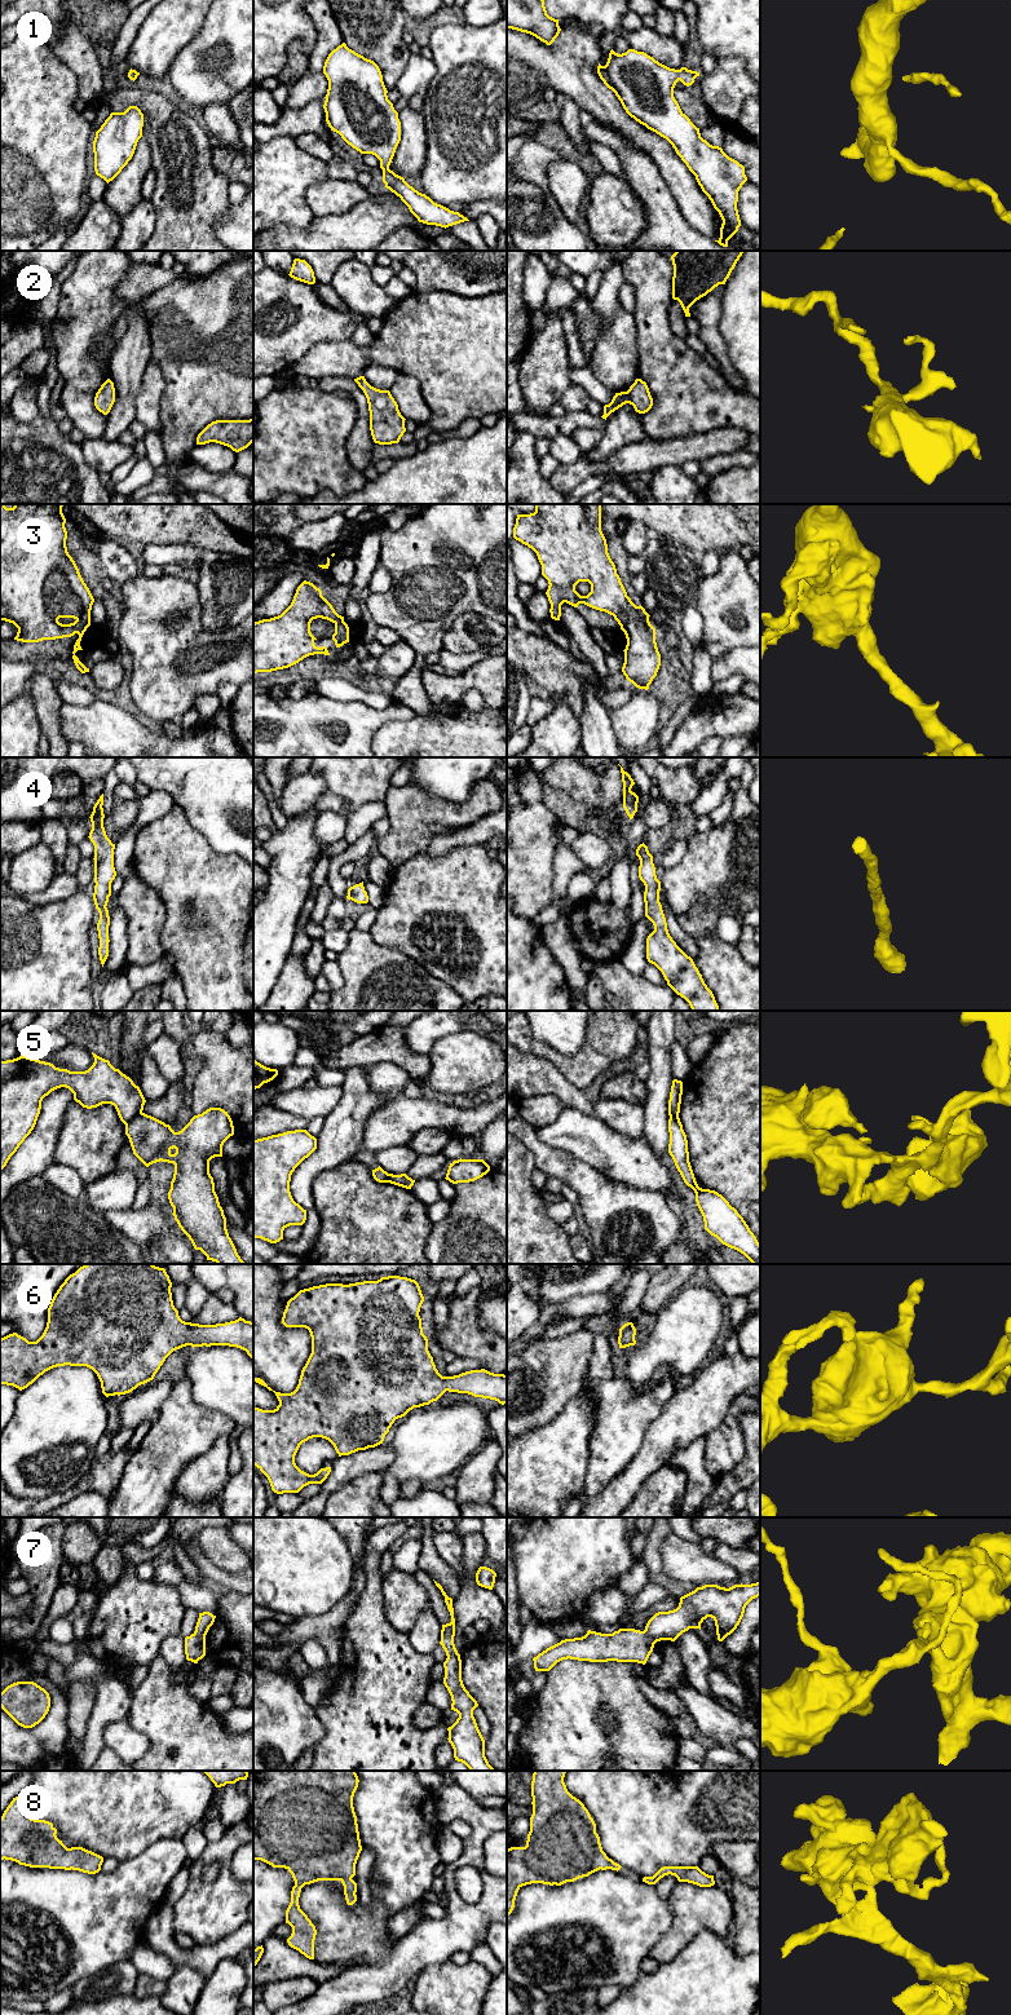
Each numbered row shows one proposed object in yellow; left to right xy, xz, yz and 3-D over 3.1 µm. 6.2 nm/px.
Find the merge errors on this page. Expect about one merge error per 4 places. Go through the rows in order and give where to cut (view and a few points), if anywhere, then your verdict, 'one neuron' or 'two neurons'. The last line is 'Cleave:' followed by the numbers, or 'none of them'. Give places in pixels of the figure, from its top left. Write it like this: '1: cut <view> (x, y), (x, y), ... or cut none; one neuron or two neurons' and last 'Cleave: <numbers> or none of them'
1: cut none; one neuron
2: cut none; one neuron
3: cut none; one neuron
4: cut none; one neuron
5: cut xy (141, 1112), (126, 1125); two neurons
6: cut none; one neuron
7: cut yz (643, 1631), (654, 1643); two neurons
8: cut none; one neuron
Cleave: 5, 7

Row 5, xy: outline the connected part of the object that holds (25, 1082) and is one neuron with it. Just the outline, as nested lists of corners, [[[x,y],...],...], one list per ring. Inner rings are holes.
[[[93,1052],[92,1055],[94,1062],[85,1071],[59,1069],[50,1062],[22,1055],[13,1060],[0,1061],[0,1171],[34,1130],[43,1099],[57,1088],[69,1088],[74,1093],[74,1100],[87,1109],[102,1104],[114,1105],[124,1124],[142,1113],[146,1100],[140,1087],[119,1069],[115,1069],[109,1060]]]

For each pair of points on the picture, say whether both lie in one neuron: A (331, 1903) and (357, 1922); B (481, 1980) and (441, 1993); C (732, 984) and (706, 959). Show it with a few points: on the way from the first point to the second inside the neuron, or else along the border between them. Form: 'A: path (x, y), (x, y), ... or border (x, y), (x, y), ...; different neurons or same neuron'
A: path (338, 1909), (351, 1922); same neuron
B: path (471, 1982), (459, 1991), (451, 1991); same neuron
C: path (725, 977), (713, 964); same neuron

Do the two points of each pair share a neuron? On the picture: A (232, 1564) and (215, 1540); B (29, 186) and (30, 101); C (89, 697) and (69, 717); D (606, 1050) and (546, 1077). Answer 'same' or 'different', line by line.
A: same
B: same
C: different
D: different

